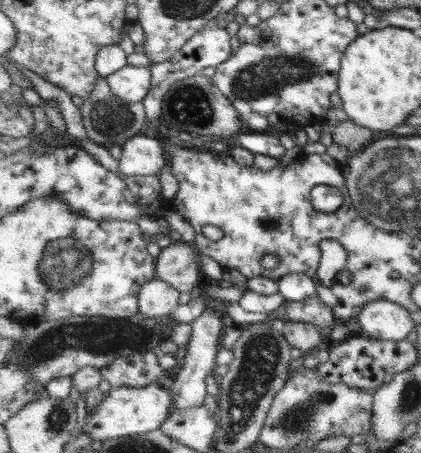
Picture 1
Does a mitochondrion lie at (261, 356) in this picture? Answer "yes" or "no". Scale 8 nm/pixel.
yes

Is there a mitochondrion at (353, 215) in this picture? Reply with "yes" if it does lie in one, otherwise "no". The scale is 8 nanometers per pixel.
yes

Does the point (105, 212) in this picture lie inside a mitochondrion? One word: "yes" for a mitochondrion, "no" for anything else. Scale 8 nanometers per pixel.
no

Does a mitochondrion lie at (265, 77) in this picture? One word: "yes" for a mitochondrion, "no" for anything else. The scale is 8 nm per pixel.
yes

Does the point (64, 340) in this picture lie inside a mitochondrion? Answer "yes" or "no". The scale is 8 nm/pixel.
yes

